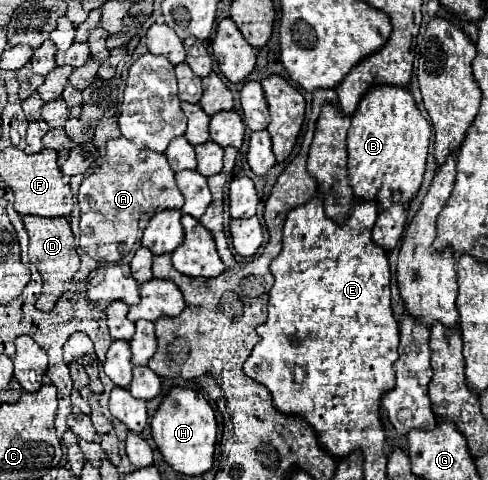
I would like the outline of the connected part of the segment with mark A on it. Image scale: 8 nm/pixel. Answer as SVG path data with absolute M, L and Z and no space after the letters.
M124 136L106 142L104 164L96 166L94 172L82 180L78 190L78 204L80 204L80 248L94 258L96 262L118 262L122 260L134 246L138 236L138 218L140 214L160 212L166 208L182 208L182 192L174 180L174 172L162 152L154 150L138 150L130 140Z

